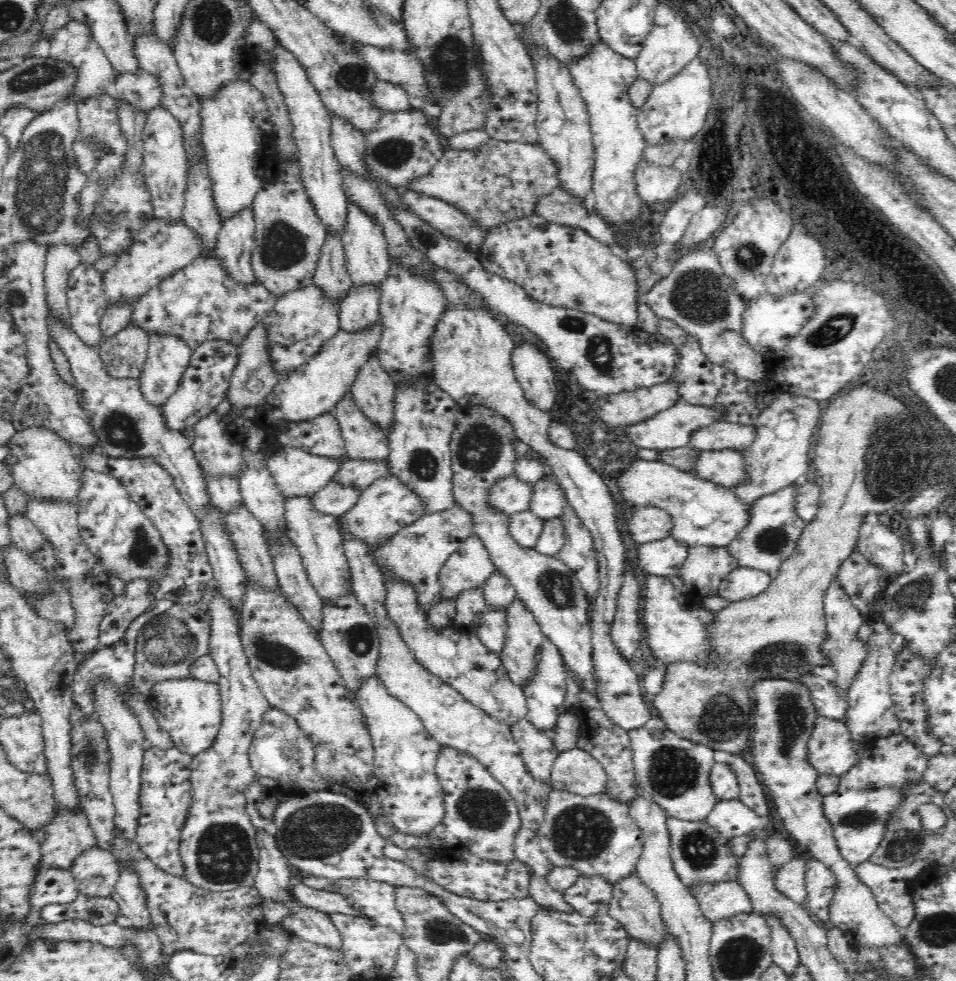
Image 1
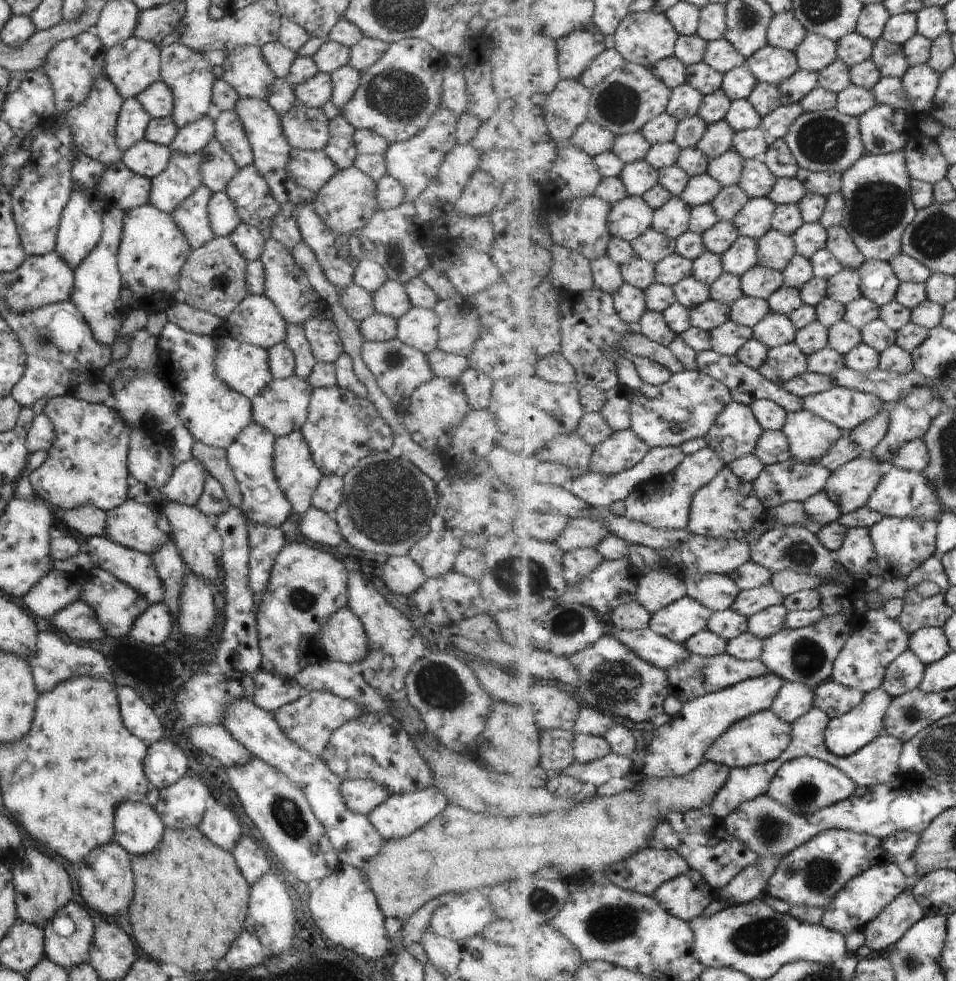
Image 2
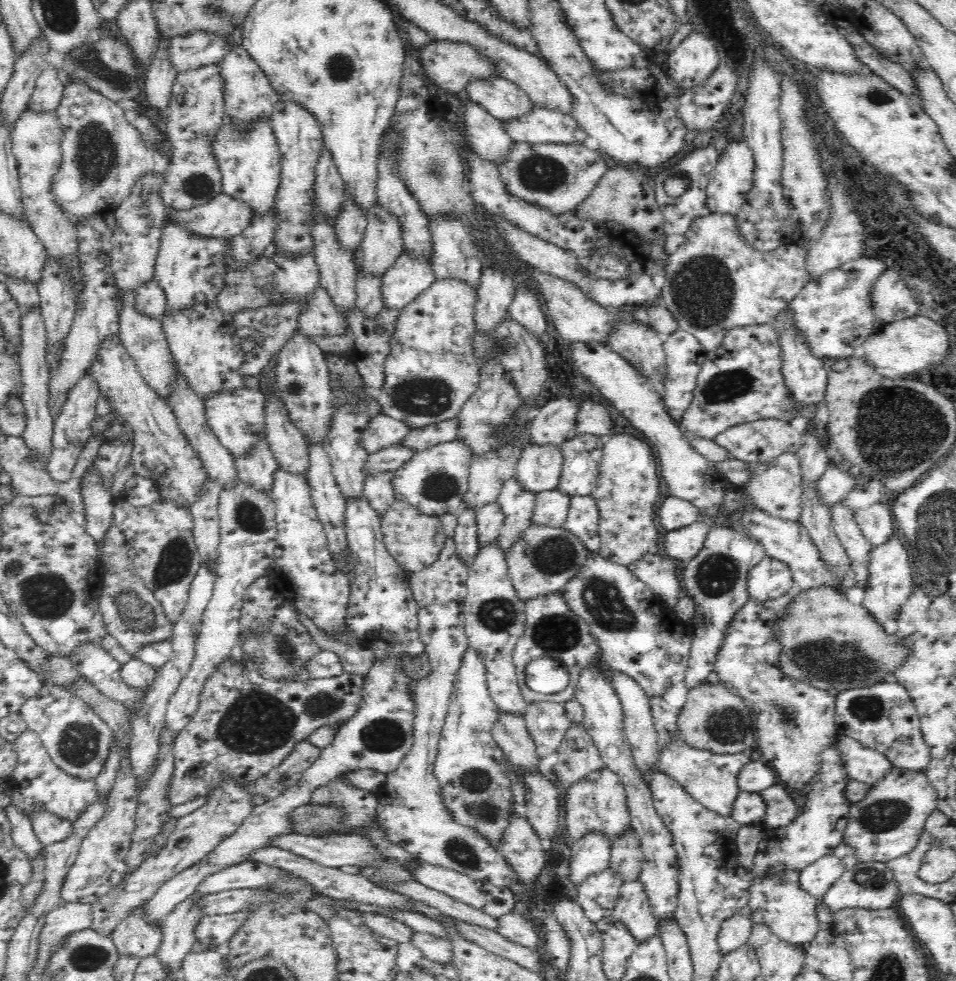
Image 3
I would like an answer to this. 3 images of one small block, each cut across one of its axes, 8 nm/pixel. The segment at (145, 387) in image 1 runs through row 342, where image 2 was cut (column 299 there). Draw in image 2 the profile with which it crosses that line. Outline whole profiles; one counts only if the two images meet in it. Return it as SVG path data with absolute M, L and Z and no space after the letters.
M291 147L285 172L289 174L289 180L297 182L297 186L303 186L317 193L329 182L329 178L337 172L337 168L322 151Z

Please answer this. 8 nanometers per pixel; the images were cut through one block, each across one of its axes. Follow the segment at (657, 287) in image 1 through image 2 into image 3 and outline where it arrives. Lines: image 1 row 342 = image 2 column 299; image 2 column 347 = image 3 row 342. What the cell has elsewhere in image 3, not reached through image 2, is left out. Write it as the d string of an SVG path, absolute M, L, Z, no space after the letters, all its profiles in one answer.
M711 212L697 216L684 235L683 243L670 255L670 262L666 266L665 283L661 290L662 302L676 317L679 328L696 337L706 352L718 349L728 330L735 326L772 322L809 282L805 271L807 250L799 241L777 246L772 250L760 250L742 237L735 214Z

